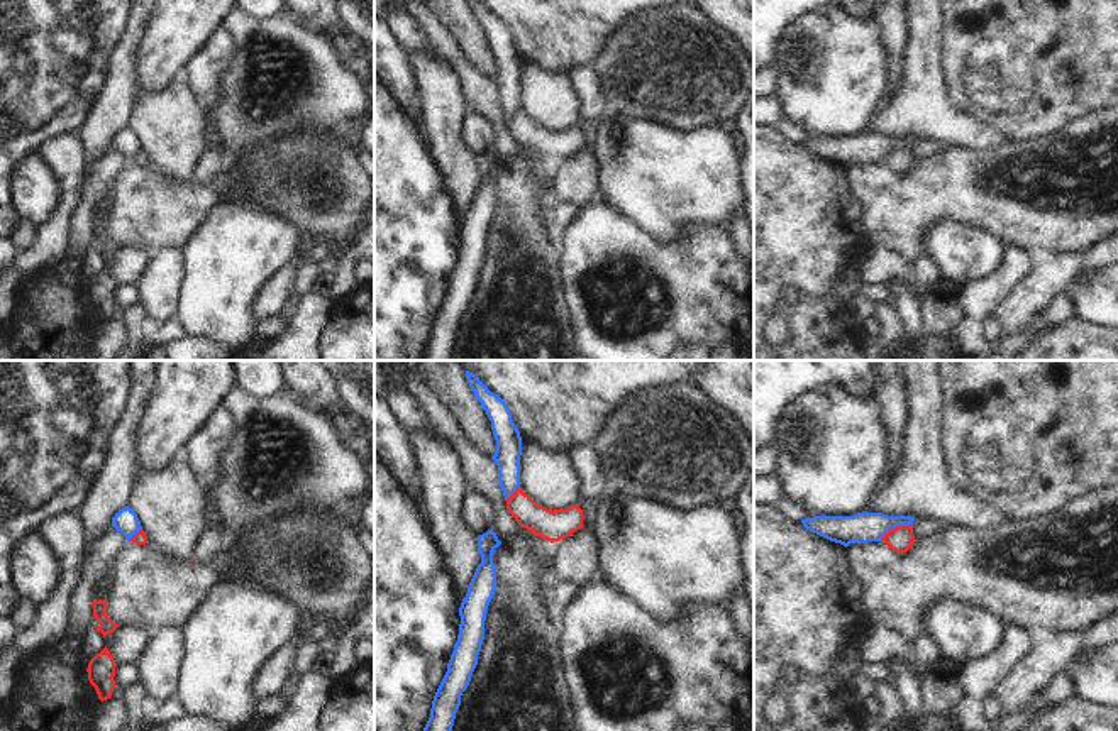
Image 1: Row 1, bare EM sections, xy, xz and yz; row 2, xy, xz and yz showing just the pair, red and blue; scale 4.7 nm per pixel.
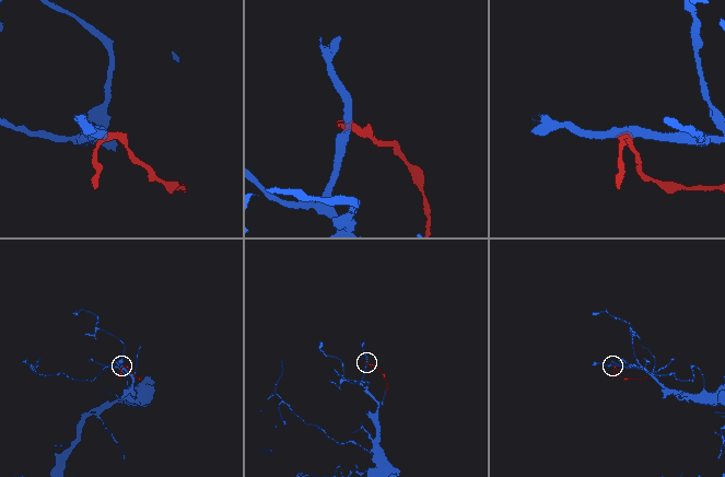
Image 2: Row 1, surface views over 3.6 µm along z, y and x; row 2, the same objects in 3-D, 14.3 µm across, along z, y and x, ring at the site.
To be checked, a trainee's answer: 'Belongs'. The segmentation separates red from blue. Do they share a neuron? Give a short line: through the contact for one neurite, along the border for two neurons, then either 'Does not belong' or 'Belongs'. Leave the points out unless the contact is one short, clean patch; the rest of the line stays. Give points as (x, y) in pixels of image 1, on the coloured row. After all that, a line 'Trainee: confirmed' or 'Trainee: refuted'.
Line: yz (912, 525), (896, 525), (880, 540). Does not belong
Trainee: refuted

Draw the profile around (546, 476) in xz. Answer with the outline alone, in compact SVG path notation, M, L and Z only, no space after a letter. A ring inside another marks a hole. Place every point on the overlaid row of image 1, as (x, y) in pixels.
M537 440L522 442L520 487L547 509L566 509L579 497L579 481L567 452L547 450Z

